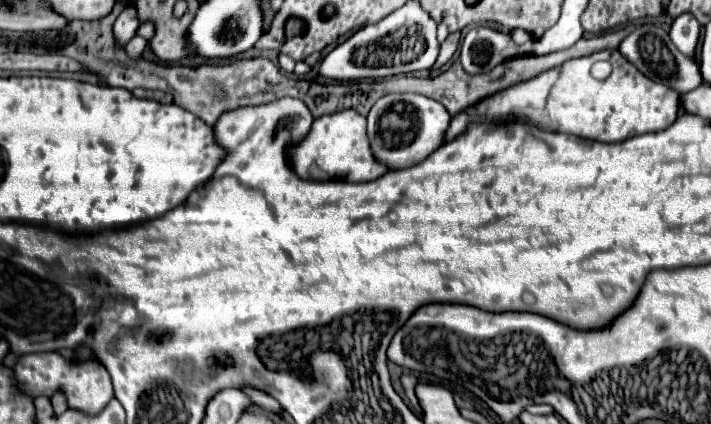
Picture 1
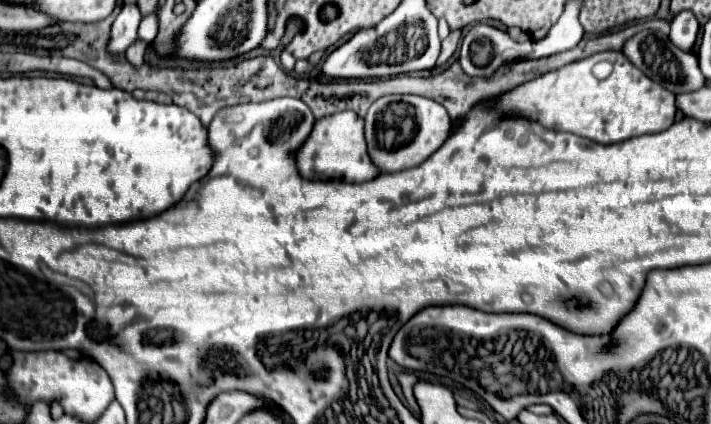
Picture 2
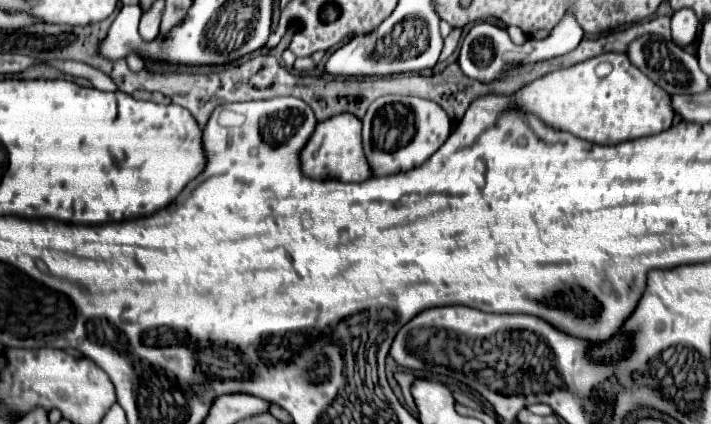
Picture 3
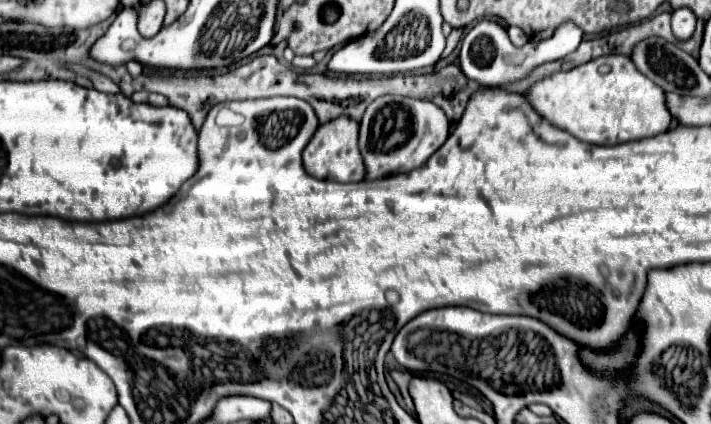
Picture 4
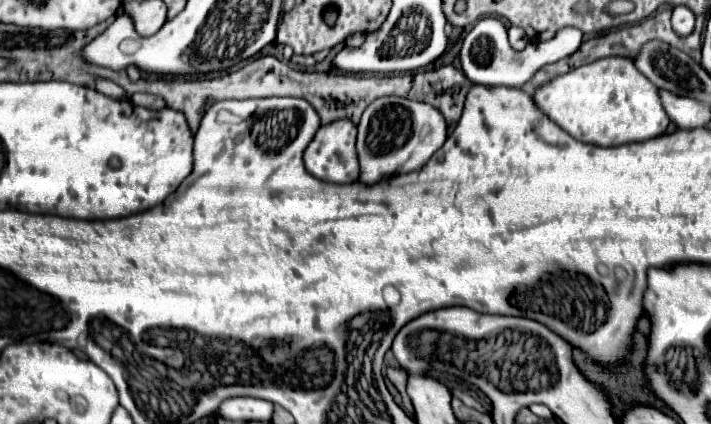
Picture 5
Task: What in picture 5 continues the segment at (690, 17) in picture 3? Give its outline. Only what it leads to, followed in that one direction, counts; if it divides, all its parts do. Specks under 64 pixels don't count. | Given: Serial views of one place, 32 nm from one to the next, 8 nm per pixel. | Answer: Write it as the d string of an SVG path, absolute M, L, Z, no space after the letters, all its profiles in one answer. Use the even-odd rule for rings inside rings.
M676 6L672 10L672 28L678 36L690 36L690 32L694 30L694 12L686 6Z

